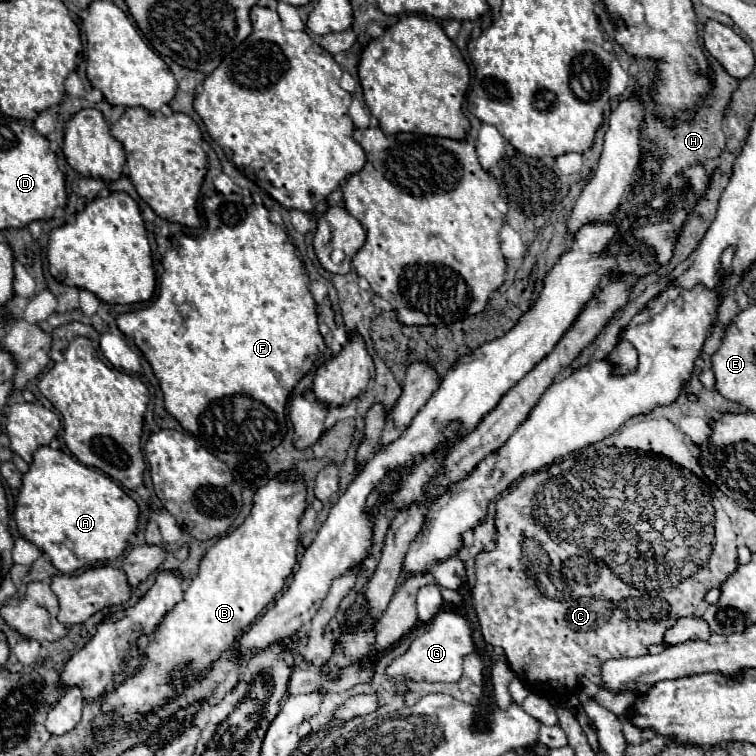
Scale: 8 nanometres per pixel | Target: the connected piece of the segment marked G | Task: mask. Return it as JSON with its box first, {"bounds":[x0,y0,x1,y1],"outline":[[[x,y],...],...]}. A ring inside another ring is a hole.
{"bounds":[386,611,474,683],"outline":[[[442,611],[432,619],[428,631],[424,635],[416,637],[410,643],[410,647],[406,649],[406,653],[396,657],[386,667],[386,677],[394,683],[402,683],[402,681],[456,683],[462,677],[462,659],[472,651],[474,651],[474,643],[472,643],[470,623],[458,613]]]}

